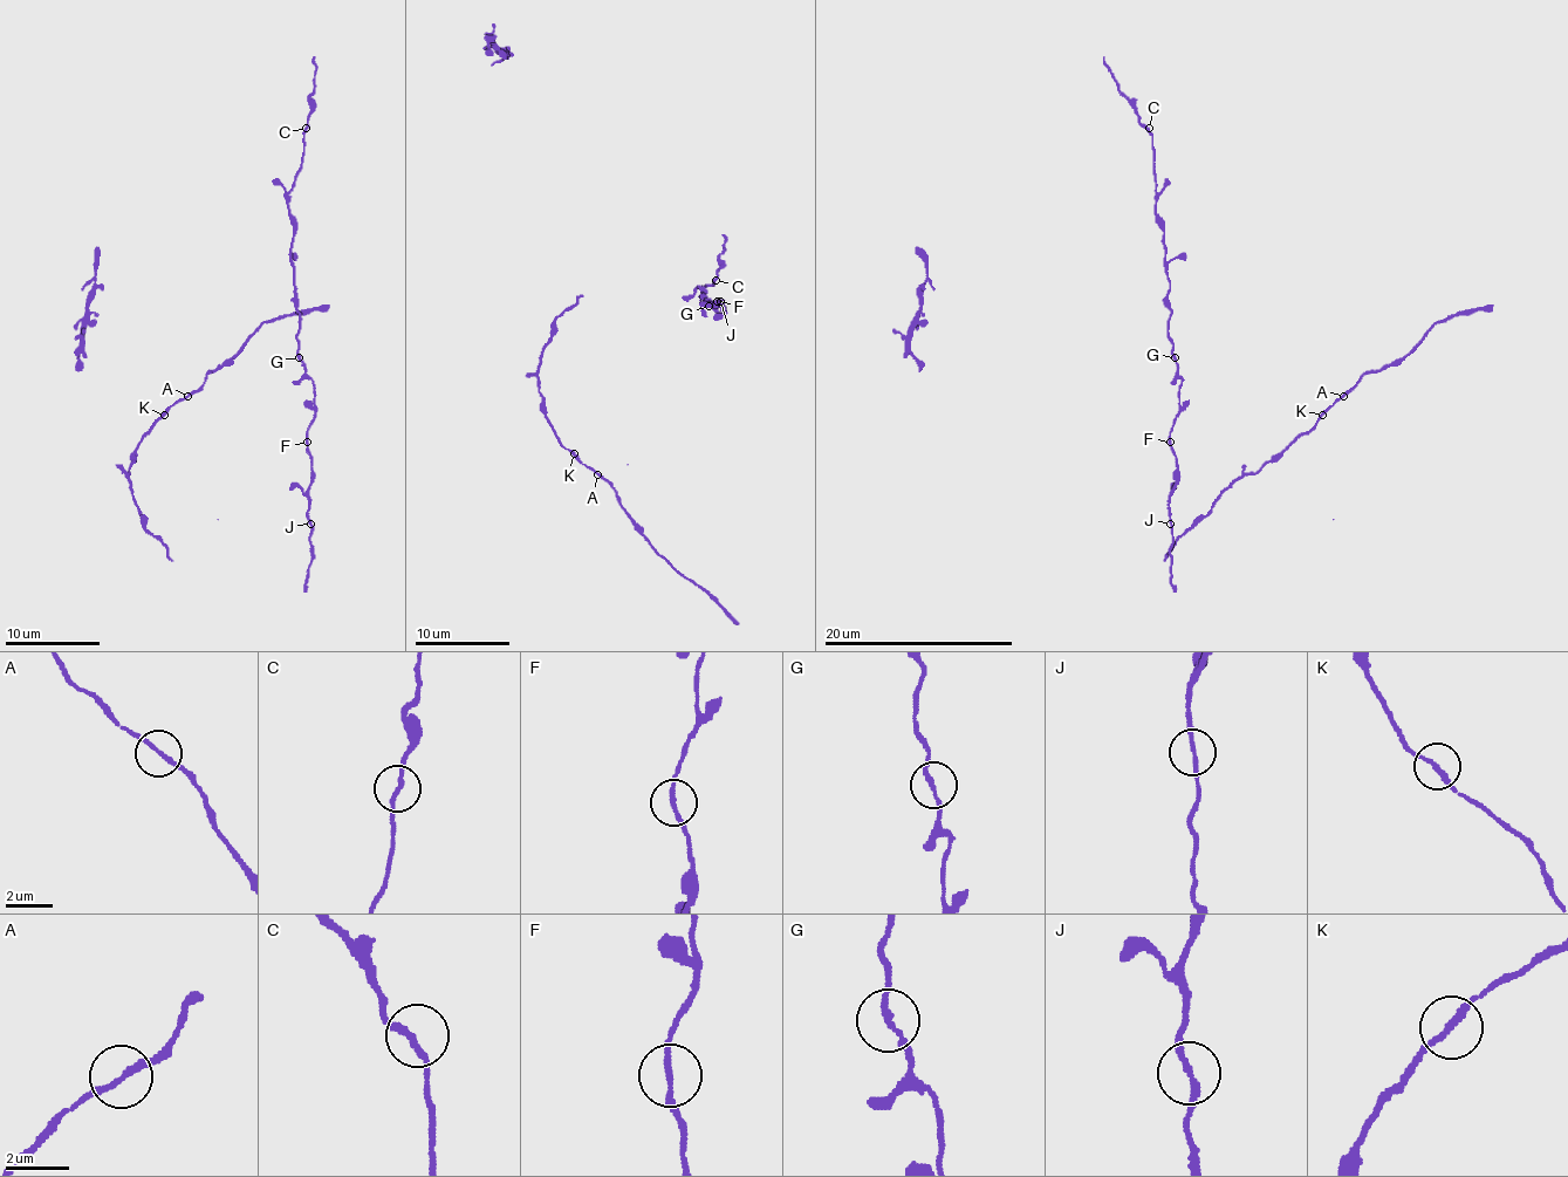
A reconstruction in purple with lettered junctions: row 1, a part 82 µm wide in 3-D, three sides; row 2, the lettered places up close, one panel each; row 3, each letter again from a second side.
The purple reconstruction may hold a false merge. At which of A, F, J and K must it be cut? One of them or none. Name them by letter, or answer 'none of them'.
none of them

